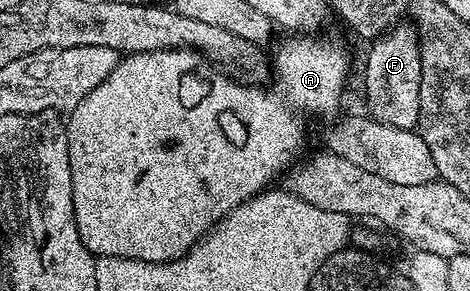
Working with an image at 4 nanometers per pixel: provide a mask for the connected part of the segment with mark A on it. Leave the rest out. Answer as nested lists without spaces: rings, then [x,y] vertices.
[[[289,35],[286,41],[277,49],[277,54],[271,57],[271,83],[274,84],[279,93],[270,87],[254,87],[252,85],[242,85],[239,81],[234,81],[232,77],[218,71],[210,62],[206,61],[200,53],[191,49],[164,49],[163,51],[151,51],[150,53],[131,53],[122,56],[118,60],[115,71],[111,71],[111,75],[107,75],[107,79],[103,79],[103,83],[99,83],[99,87],[95,87],[95,91],[91,91],[91,95],[84,97],[80,103],[73,109],[68,110],[67,120],[65,121],[65,134],[67,135],[67,155],[71,163],[71,203],[75,207],[75,227],[79,229],[79,239],[83,243],[83,247],[87,247],[87,251],[91,251],[94,257],[122,257],[123,259],[135,259],[136,261],[150,261],[156,265],[164,265],[166,261],[175,261],[181,257],[188,249],[192,249],[213,226],[218,225],[228,213],[235,207],[239,207],[243,202],[250,201],[258,193],[264,193],[270,188],[269,185],[273,180],[280,178],[298,160],[297,152],[305,145],[305,123],[297,114],[297,107],[311,109],[319,117],[329,117],[341,105],[341,96],[345,93],[345,80],[349,77],[349,53],[341,45],[324,45],[318,38],[313,35]]]

